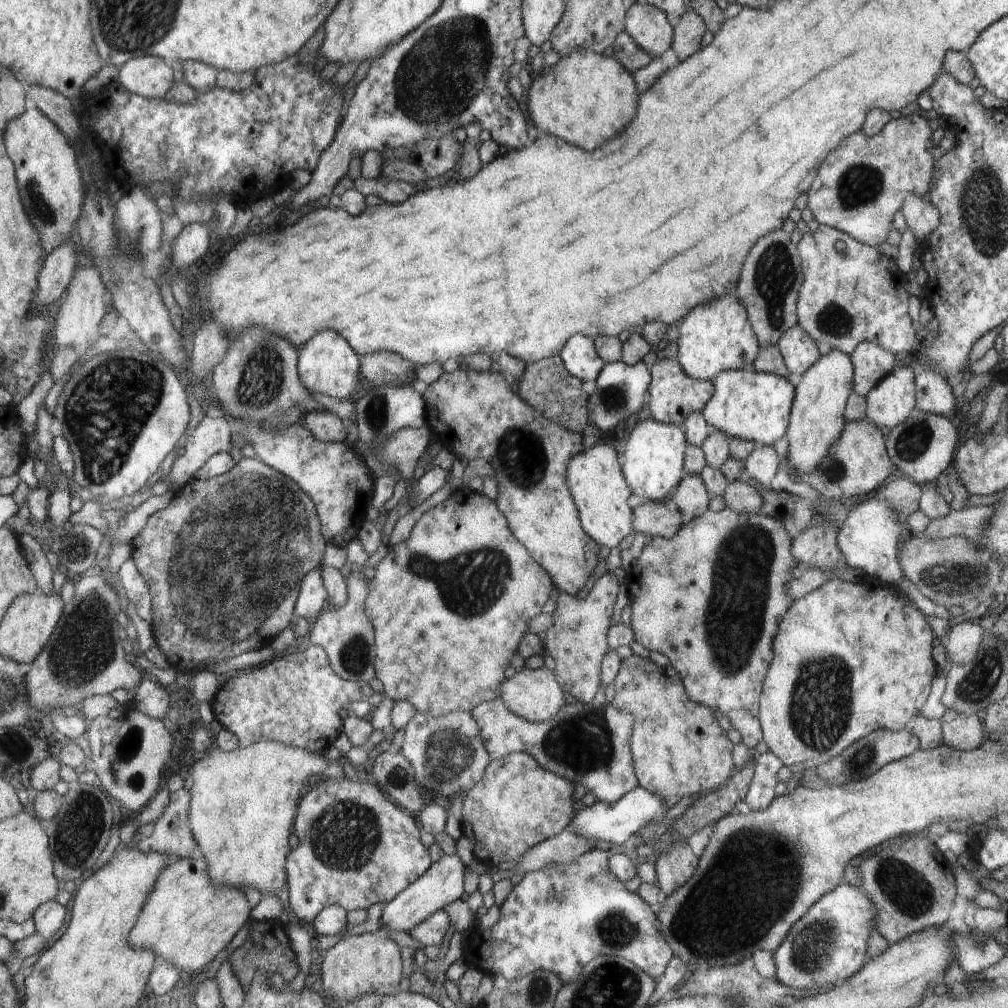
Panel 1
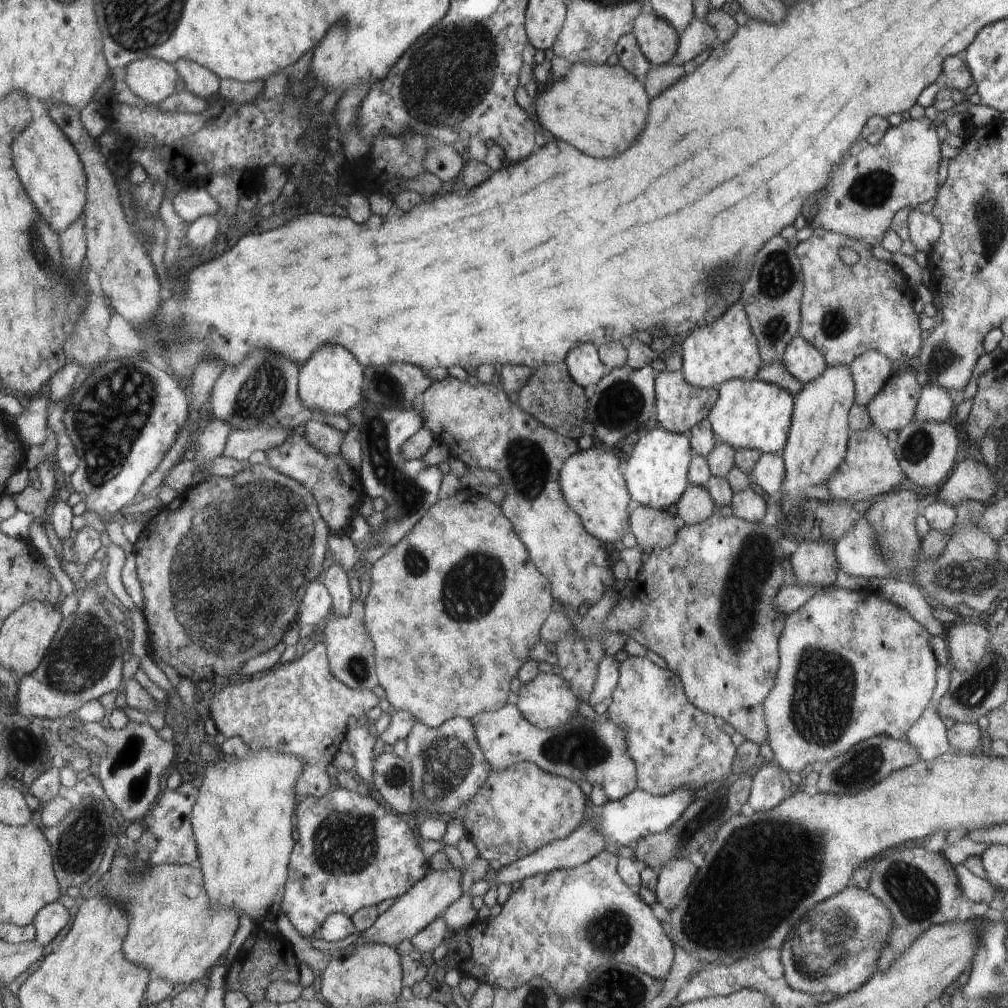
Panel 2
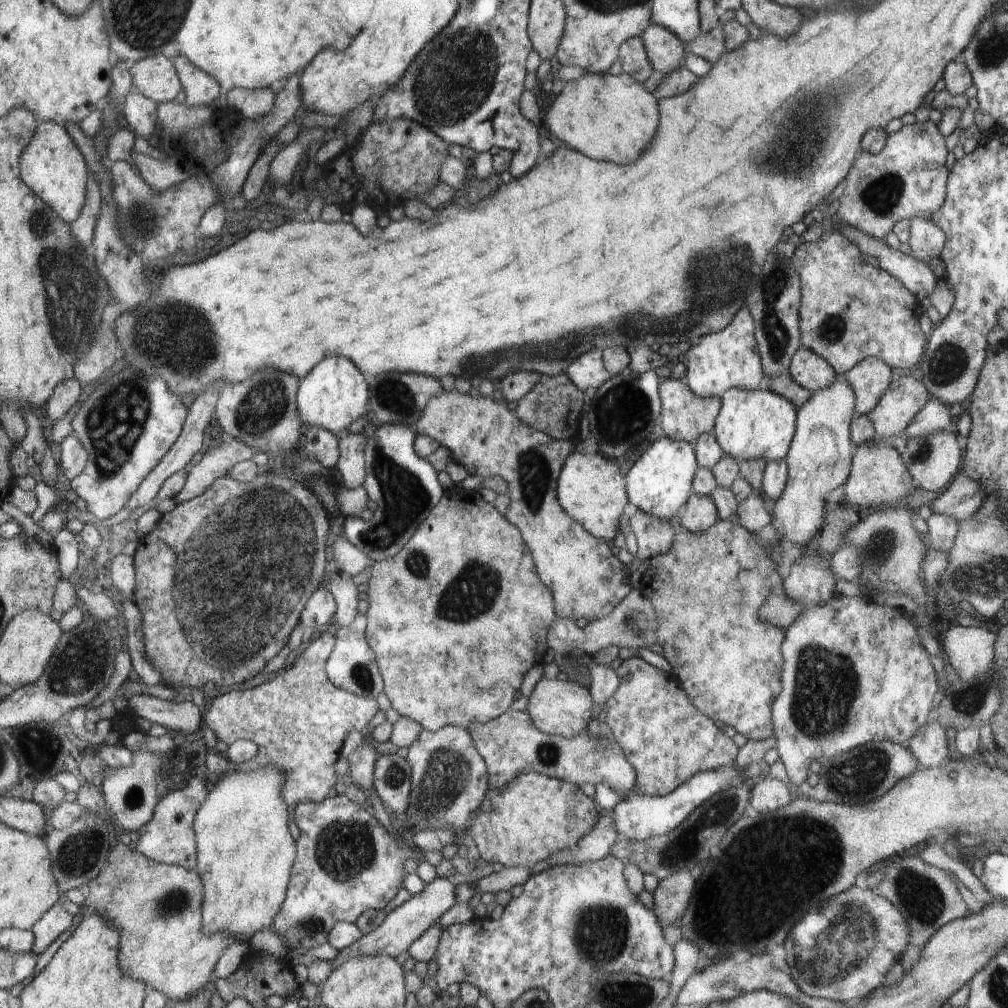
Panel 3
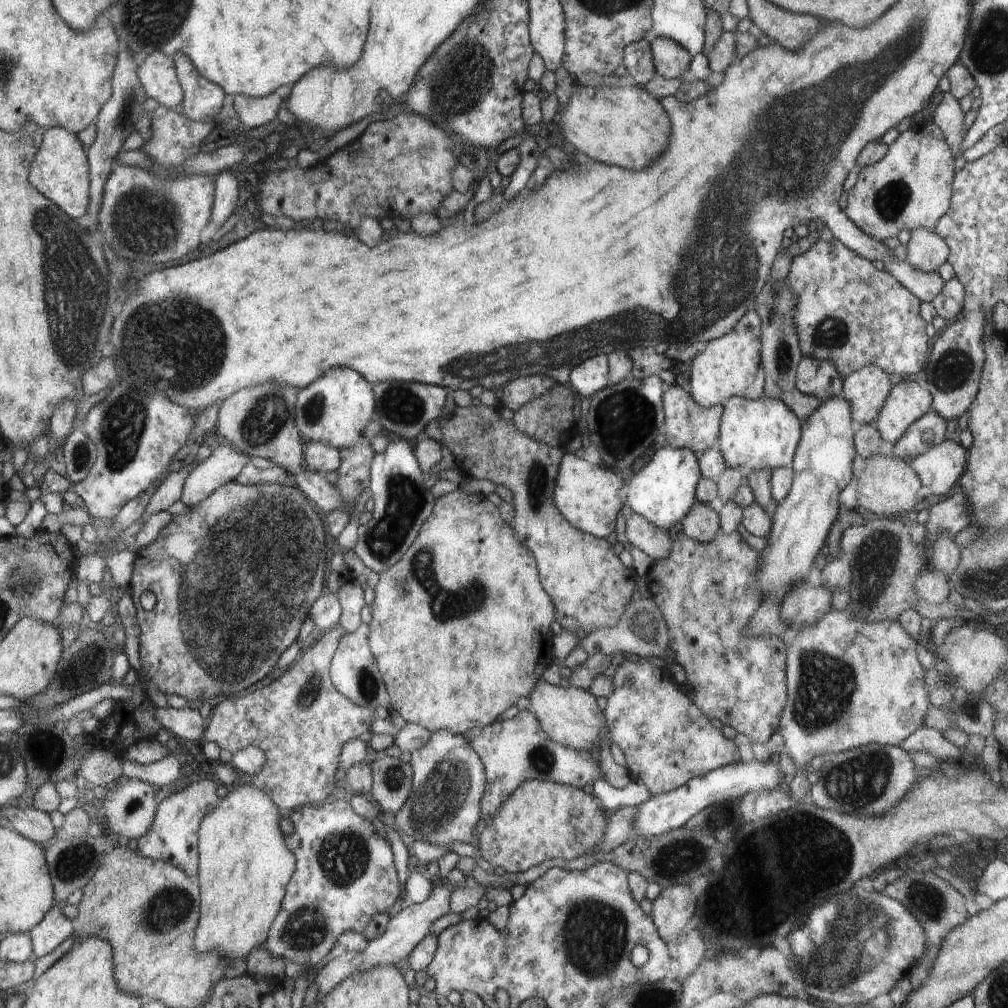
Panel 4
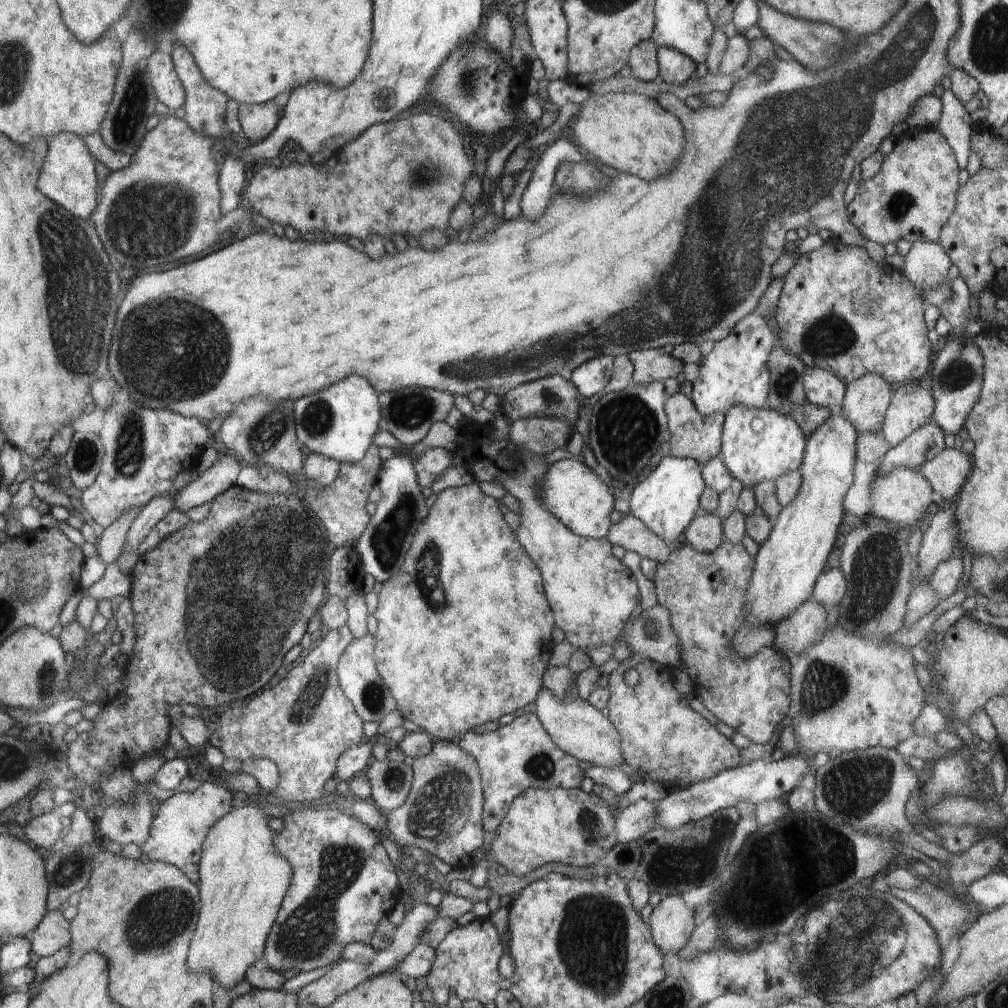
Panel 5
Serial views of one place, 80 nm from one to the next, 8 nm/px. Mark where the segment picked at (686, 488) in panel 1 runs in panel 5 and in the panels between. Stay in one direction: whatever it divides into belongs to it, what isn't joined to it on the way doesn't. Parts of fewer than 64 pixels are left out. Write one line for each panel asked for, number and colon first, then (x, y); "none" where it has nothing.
2: (696, 505)
3: (700, 514)
4: (702, 523)
5: (705, 534)

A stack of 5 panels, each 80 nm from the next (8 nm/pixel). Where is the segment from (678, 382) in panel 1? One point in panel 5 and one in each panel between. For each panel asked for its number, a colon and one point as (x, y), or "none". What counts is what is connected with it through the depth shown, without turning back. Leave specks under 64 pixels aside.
2: (680, 406)
3: (686, 416)
4: (691, 426)
5: (694, 436)

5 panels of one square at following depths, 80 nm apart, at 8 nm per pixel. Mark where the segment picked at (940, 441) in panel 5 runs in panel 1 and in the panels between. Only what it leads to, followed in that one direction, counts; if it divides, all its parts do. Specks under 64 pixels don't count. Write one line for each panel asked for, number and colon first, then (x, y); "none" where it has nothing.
1: (933, 393)
2: (934, 405)
3: (933, 417)
4: (928, 431)

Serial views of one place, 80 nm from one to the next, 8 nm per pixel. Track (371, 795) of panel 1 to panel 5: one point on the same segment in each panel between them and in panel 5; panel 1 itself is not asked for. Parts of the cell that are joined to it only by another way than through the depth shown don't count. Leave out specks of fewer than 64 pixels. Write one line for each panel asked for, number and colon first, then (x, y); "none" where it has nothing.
2: (352, 852)
3: (346, 862)
4: (344, 870)
5: (343, 882)

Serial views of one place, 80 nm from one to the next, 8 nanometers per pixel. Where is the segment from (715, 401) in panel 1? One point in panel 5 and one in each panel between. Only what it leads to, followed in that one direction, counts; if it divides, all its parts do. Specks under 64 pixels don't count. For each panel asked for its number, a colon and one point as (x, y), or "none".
2: (754, 414)
3: (751, 424)
4: (765, 433)
5: (757, 444)

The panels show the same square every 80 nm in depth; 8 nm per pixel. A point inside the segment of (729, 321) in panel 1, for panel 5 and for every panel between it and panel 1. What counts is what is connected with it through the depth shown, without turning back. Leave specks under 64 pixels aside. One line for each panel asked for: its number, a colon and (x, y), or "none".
2: (727, 349)
3: (729, 359)
4: (731, 366)
5: (735, 372)

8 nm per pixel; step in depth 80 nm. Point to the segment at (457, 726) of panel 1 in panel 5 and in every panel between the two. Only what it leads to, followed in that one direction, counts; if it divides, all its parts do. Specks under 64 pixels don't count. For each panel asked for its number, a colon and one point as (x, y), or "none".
2: (449, 767)
3: (451, 780)
4: (449, 777)
5: (441, 815)

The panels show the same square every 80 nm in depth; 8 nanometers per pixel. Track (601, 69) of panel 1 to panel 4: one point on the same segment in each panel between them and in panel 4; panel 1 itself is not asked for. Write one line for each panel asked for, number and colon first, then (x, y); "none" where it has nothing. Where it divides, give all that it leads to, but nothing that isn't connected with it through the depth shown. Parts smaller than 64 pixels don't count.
2: (602, 109)
3: (610, 117)
4: (626, 126)

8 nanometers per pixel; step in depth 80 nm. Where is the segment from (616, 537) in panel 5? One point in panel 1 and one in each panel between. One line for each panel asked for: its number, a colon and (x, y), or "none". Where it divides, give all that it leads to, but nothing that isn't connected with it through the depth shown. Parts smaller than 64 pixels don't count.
1: (653, 519)
2: (653, 528)
3: (654, 536)
4: (656, 542)

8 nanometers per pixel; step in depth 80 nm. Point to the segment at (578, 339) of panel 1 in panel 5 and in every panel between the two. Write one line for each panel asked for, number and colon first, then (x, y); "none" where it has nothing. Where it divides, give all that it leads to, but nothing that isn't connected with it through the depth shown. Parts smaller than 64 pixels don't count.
2: (583, 362)
3: (588, 371)
4: (588, 378)
5: (591, 378)

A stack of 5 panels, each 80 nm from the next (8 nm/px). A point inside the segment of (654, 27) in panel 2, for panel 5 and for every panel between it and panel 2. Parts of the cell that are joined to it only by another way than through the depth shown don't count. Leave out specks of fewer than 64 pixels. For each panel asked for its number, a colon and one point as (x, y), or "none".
3: (666, 51)
4: (672, 61)
5: (674, 67)

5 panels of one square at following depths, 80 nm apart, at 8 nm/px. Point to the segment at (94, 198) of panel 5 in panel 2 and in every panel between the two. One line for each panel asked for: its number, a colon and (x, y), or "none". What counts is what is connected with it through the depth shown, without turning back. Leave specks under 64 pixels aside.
2: (52, 169)
3: (55, 168)
4: (60, 170)

